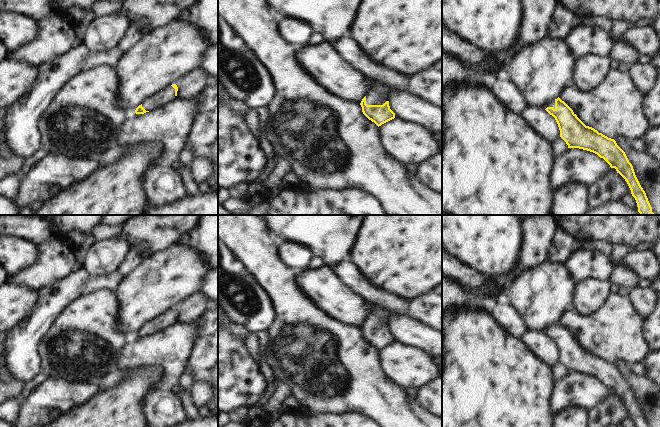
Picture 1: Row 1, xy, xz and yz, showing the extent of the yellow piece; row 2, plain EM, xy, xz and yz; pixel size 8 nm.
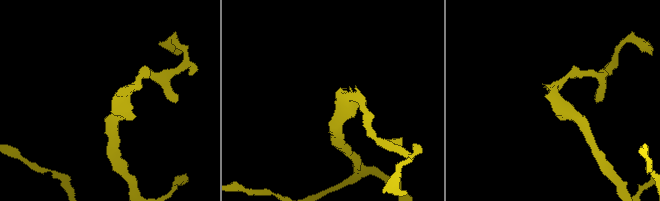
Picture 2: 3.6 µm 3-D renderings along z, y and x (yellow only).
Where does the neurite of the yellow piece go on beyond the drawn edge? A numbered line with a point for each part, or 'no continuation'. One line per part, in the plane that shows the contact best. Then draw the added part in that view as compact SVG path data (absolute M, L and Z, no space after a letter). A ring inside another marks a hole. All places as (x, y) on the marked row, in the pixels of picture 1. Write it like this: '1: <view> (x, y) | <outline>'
1: xz (380, 95) | M384 85L376 86L373 91L369 91L366 95L367 105L383 105L389 101L389 88Z

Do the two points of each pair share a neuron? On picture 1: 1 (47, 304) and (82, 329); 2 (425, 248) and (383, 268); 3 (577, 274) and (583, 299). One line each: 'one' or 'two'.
1: two
2: one
3: two

